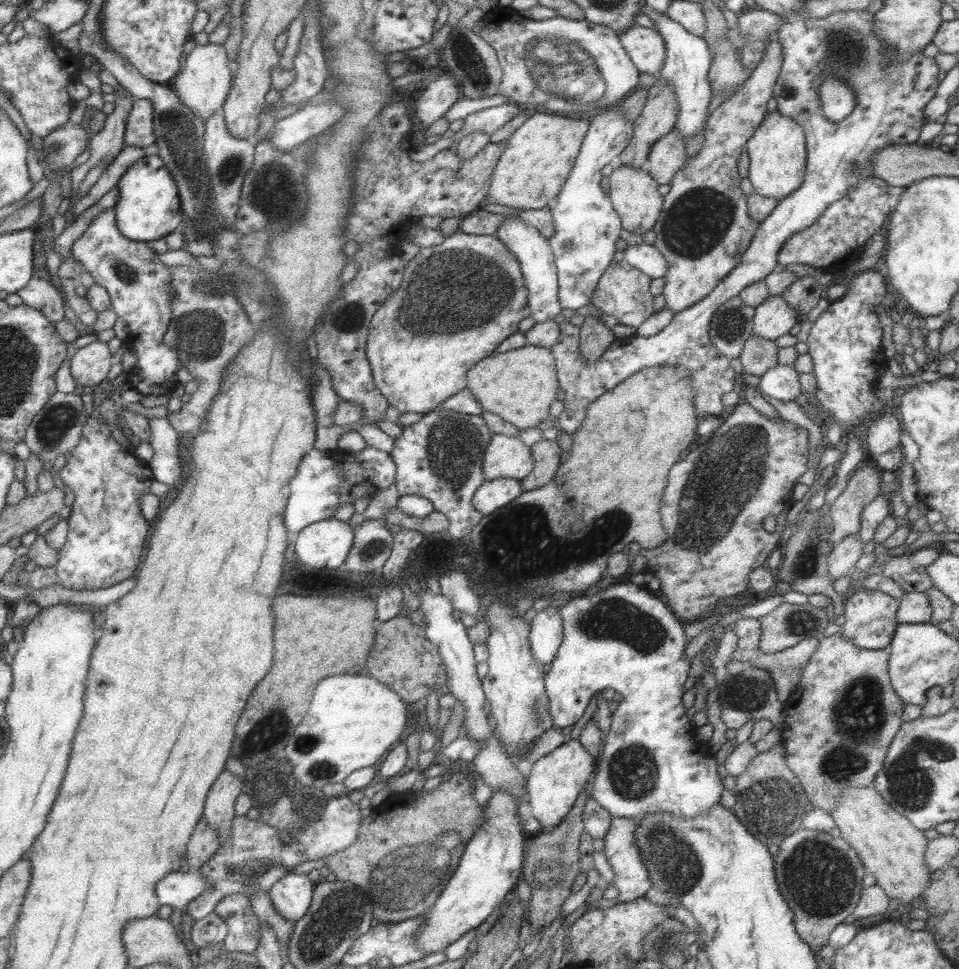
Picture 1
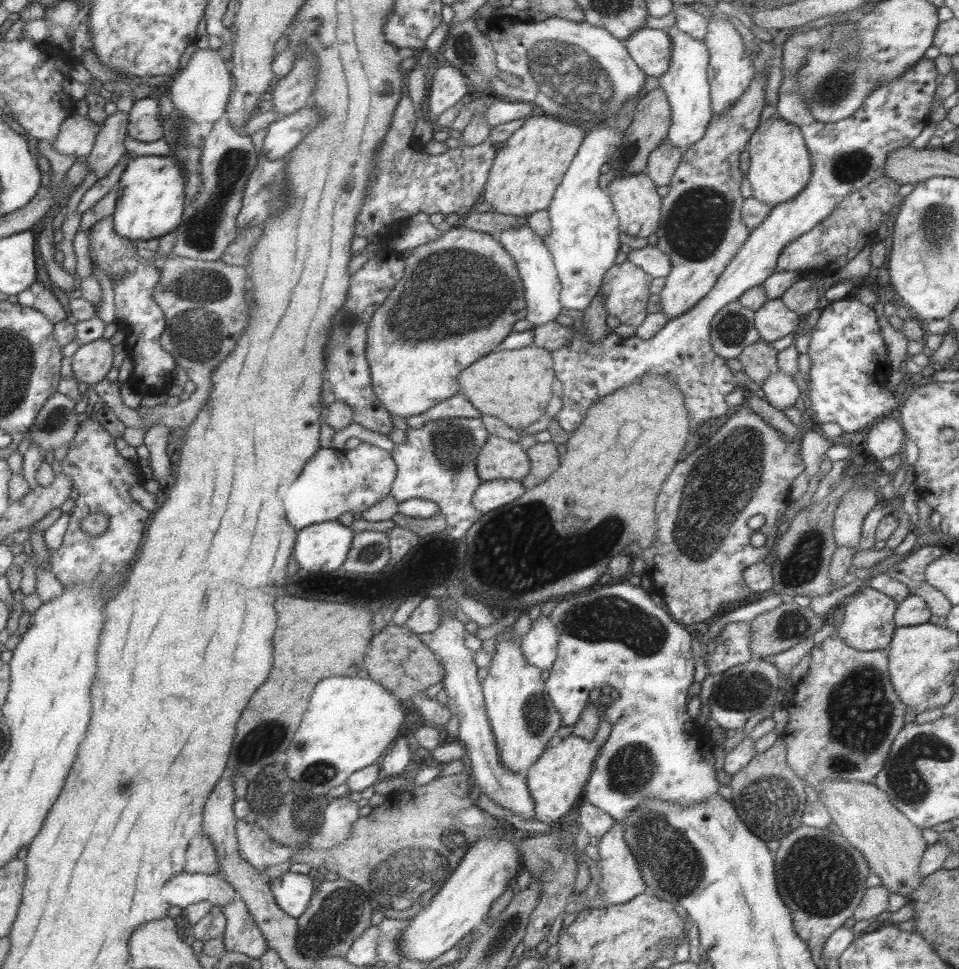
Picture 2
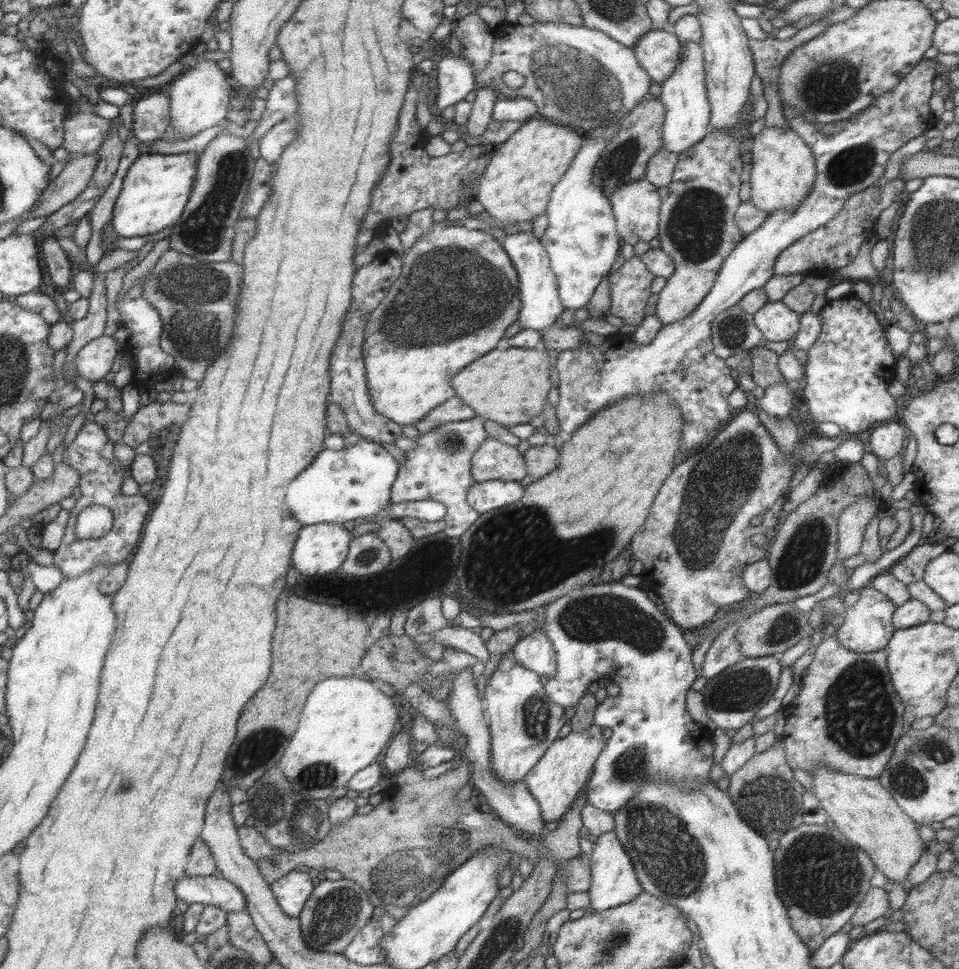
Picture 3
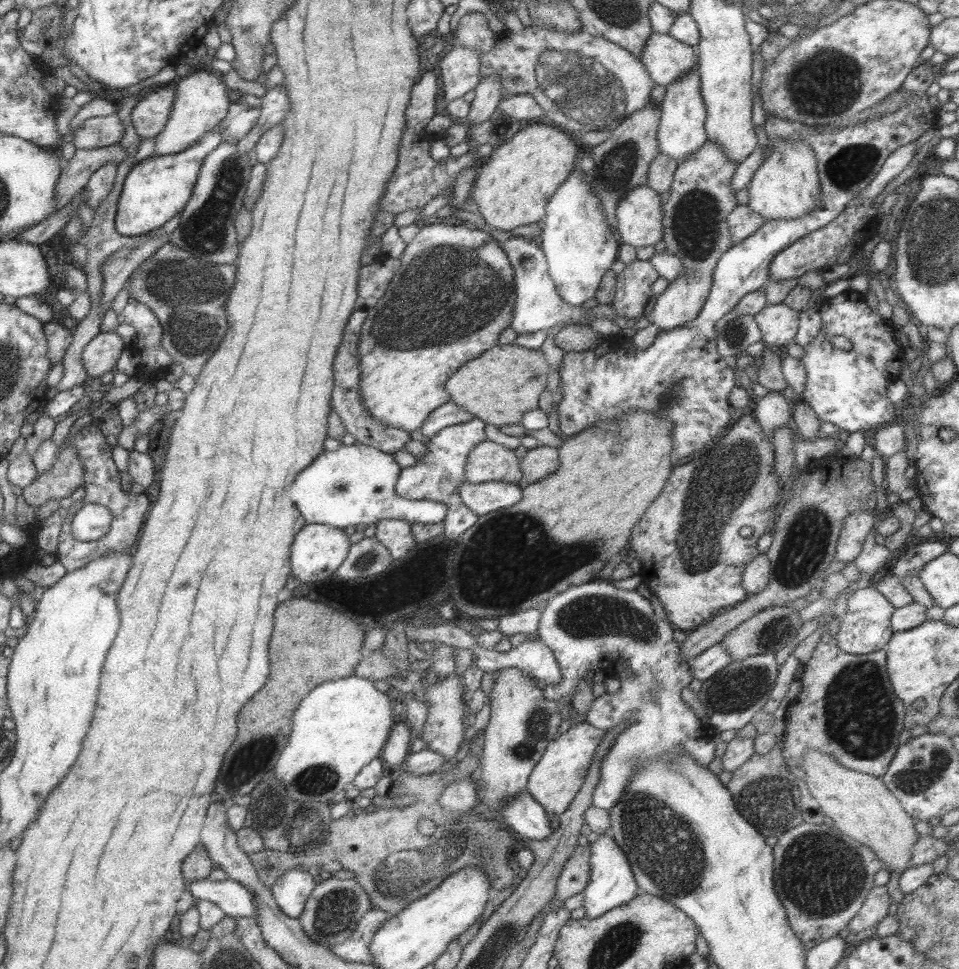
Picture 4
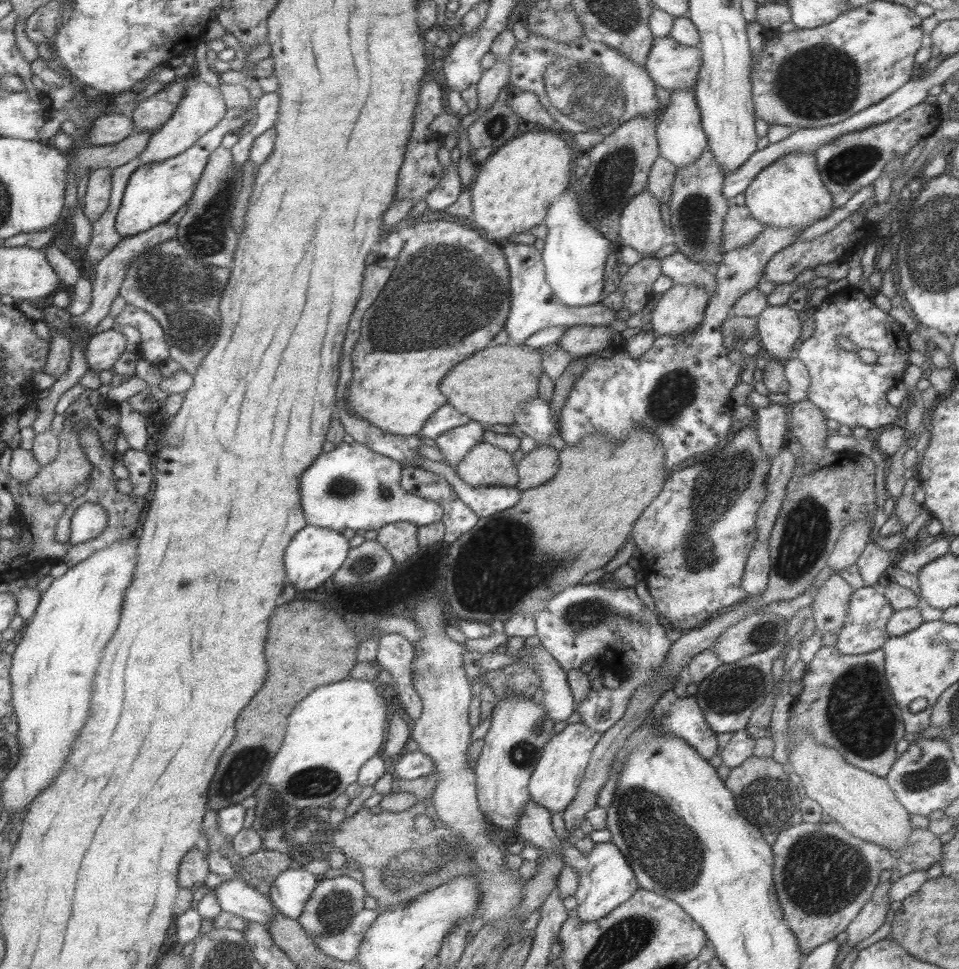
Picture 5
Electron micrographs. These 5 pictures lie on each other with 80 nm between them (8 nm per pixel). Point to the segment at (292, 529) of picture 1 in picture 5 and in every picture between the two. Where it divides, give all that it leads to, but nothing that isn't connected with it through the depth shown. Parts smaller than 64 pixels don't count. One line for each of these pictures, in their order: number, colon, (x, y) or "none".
2: (334, 481)
3: (338, 485)
4: (354, 485)
5: (351, 487)

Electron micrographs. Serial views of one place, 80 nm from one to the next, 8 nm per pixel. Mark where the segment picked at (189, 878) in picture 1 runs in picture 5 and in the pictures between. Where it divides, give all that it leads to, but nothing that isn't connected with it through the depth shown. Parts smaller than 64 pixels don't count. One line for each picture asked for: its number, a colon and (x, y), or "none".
2: (185, 888)
3: (208, 890)
4: (231, 898)
5: (235, 897)

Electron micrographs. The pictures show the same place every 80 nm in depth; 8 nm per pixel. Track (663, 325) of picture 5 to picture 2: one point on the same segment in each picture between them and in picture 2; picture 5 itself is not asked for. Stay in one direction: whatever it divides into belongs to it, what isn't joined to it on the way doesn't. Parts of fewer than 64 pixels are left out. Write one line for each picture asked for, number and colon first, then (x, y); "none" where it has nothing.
2: (700, 228)
3: (696, 228)
4: (694, 228)

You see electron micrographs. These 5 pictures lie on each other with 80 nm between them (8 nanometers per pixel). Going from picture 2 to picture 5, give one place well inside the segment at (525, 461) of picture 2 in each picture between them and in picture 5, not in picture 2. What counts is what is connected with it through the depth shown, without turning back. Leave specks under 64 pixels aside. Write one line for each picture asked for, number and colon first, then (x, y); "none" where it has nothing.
3: (494, 460)
4: (488, 461)
5: (485, 464)

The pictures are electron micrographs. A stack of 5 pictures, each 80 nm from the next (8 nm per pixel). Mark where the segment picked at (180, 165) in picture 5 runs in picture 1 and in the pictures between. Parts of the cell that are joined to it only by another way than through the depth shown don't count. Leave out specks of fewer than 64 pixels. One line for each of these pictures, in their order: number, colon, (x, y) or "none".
1: (148, 207)
2: (151, 198)
3: (154, 190)
4: (155, 189)

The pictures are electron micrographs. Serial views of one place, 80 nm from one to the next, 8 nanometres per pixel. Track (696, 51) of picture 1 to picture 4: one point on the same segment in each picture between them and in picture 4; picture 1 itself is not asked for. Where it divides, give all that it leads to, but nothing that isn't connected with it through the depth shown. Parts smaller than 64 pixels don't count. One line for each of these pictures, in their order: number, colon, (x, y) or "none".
2: (685, 83)
3: (687, 112)
4: (680, 131)

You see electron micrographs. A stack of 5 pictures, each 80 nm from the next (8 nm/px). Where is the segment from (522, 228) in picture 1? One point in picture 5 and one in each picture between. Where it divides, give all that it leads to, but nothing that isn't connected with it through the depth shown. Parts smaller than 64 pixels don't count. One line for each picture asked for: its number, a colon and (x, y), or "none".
2: (533, 260)
3: (540, 307)
4: (538, 306)
5: (534, 306)

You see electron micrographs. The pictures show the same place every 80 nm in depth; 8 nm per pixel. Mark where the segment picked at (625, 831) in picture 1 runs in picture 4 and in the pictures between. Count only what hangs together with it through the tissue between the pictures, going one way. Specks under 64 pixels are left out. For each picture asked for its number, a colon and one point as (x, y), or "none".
2: (620, 881)
3: (613, 882)
4: (611, 884)

